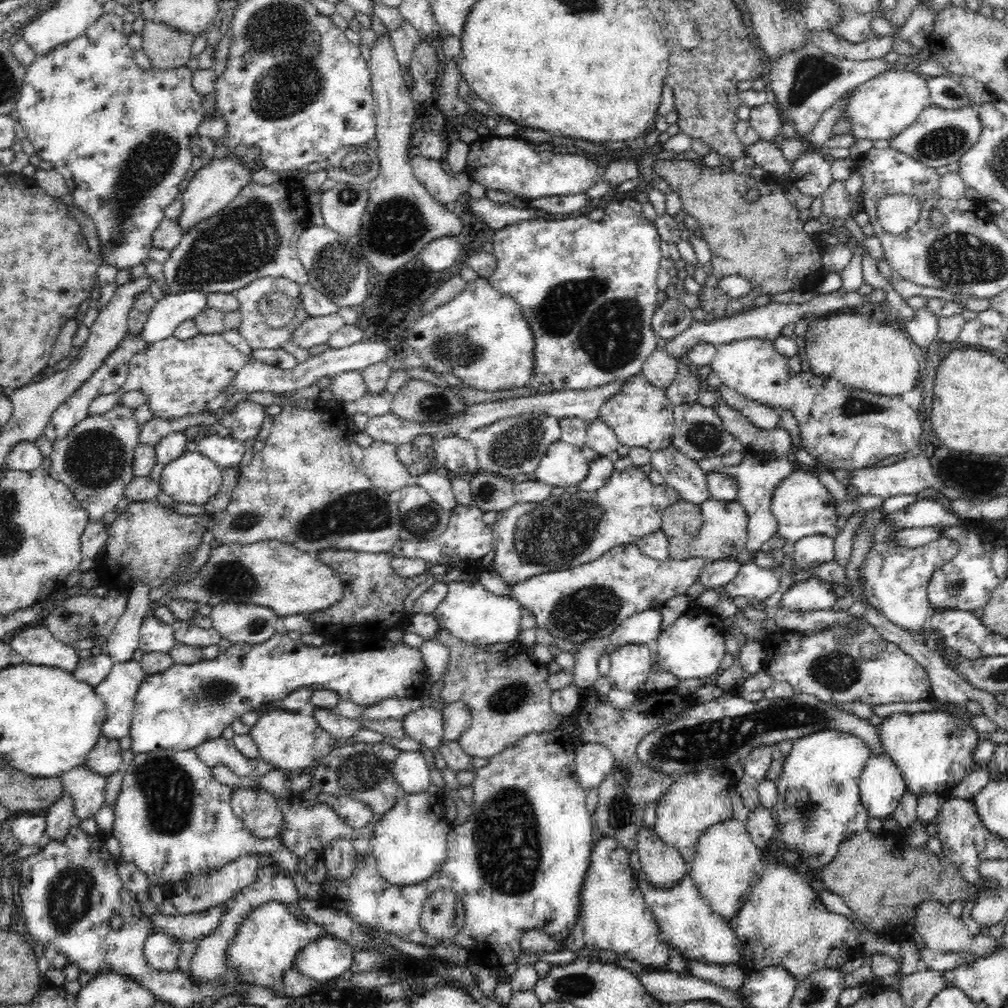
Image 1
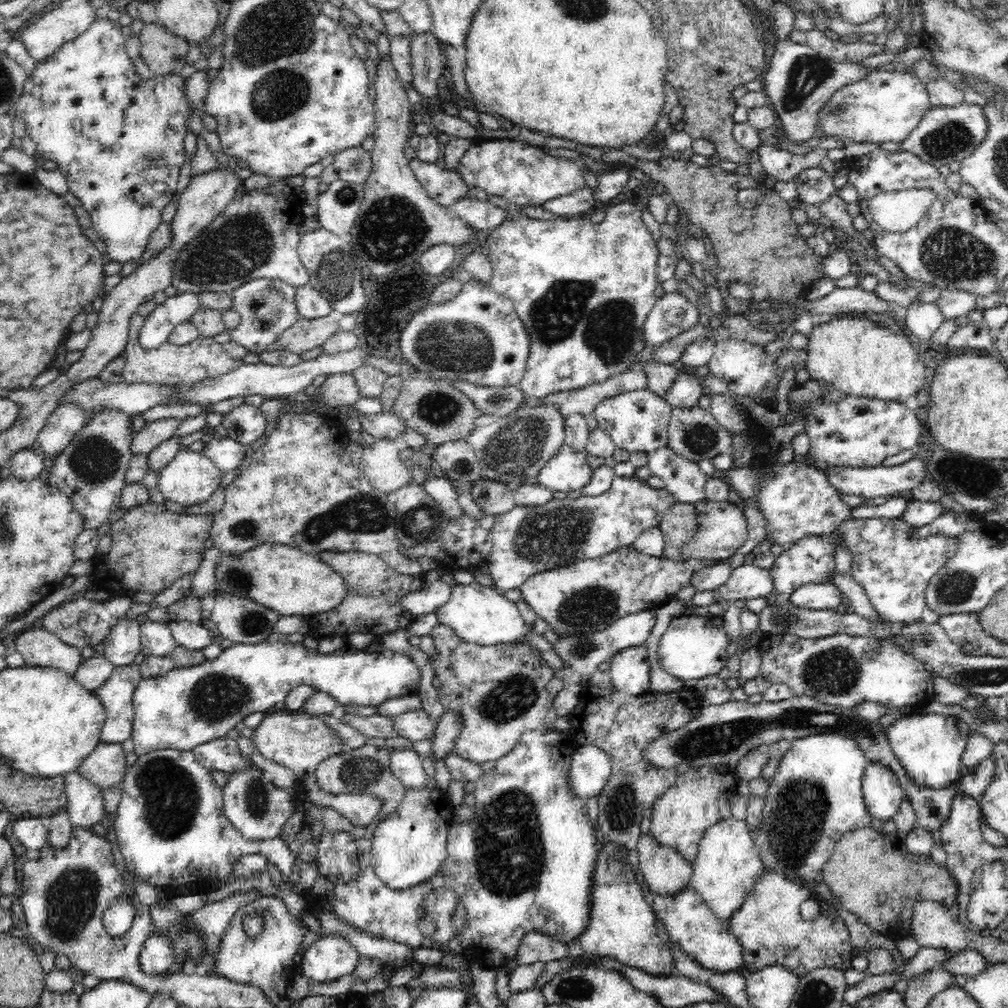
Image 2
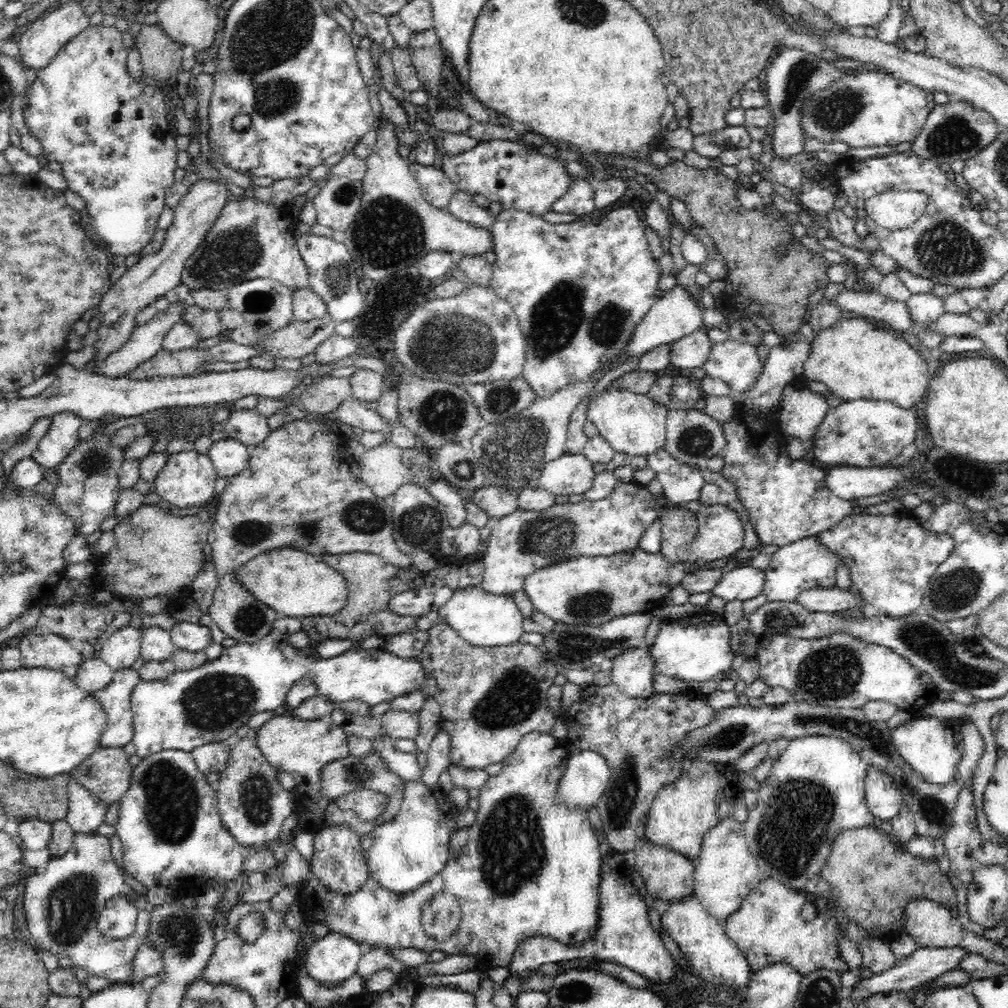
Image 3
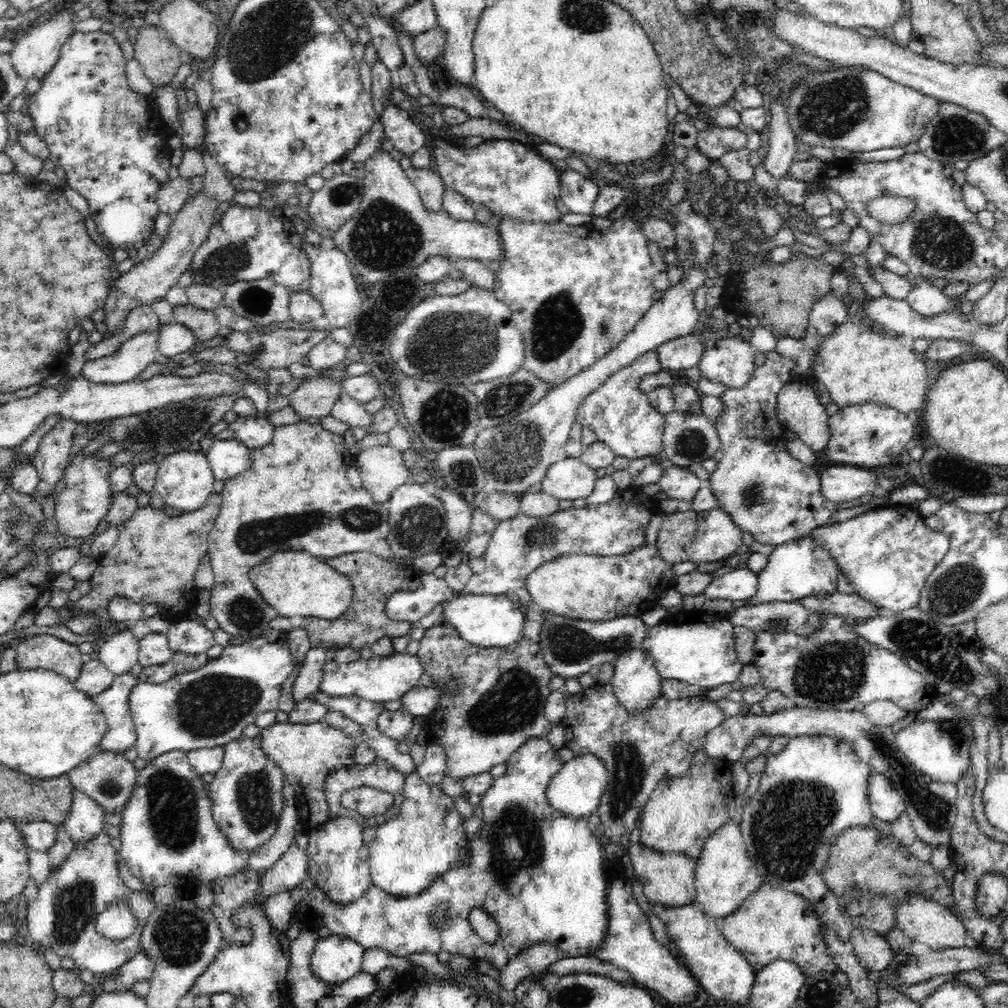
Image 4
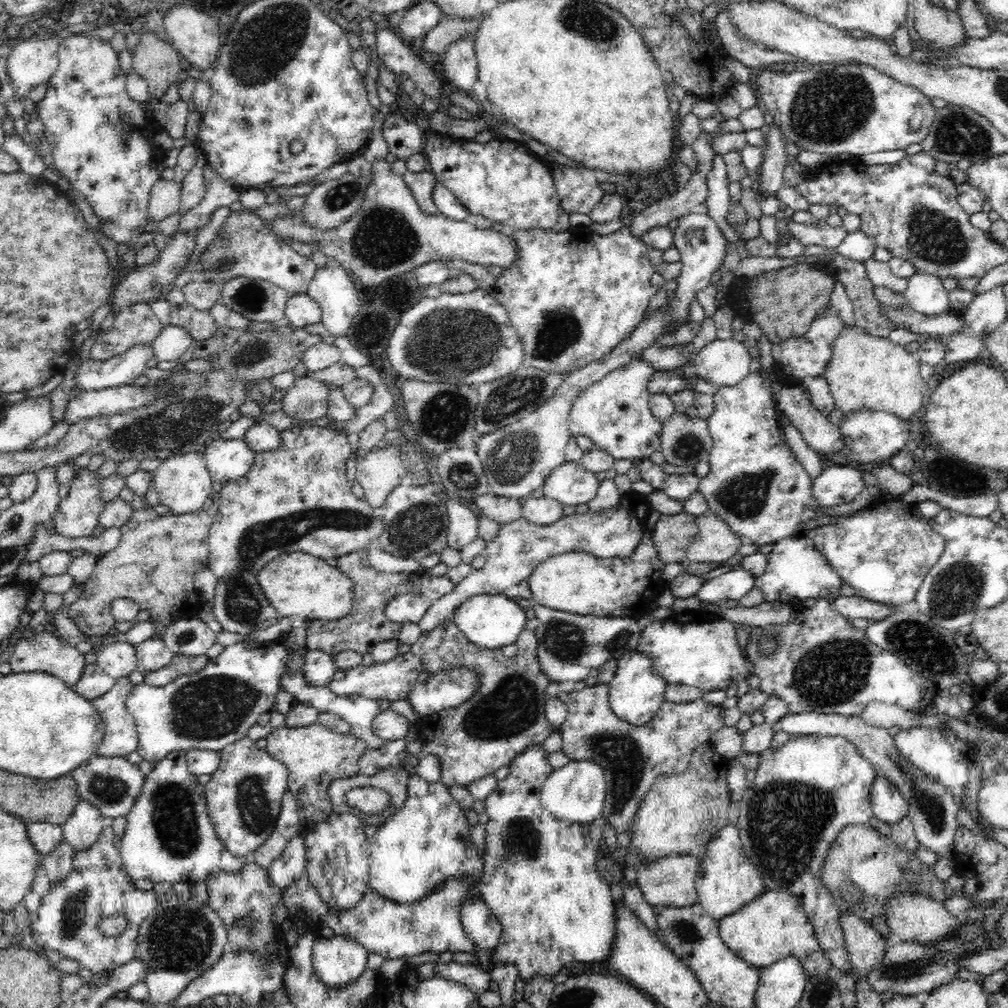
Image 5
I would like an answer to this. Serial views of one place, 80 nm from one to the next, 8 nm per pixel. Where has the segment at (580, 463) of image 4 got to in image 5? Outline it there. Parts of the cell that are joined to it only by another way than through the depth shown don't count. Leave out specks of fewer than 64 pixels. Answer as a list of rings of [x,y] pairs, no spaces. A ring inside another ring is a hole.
[[[579,461],[564,462],[547,478],[542,492],[561,505],[576,507],[592,500],[599,484],[596,474],[588,472]]]

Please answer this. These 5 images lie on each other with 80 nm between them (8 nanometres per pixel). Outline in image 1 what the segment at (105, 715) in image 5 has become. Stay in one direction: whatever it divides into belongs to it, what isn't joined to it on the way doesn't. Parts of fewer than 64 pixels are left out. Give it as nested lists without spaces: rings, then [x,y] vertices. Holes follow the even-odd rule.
[[[128,661],[112,665],[110,674],[95,689],[95,694],[101,698],[107,710],[101,735],[118,741],[129,734],[137,691],[146,678],[146,672],[139,662]]]

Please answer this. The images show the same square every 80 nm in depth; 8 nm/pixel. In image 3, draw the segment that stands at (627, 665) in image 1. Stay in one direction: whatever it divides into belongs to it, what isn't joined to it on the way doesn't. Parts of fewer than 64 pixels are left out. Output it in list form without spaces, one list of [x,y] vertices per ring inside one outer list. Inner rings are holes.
[[[647,645],[626,650],[614,658],[611,683],[628,698],[647,700],[656,694],[655,659]]]

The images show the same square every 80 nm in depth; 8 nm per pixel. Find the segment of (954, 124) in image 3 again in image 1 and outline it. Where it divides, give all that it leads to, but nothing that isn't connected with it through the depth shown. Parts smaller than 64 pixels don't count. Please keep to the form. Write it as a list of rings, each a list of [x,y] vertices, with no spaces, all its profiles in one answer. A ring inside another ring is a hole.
[[[930,105],[919,114],[912,126],[890,140],[890,147],[918,160],[926,167],[937,169],[959,161],[962,154],[966,154],[978,142],[982,130],[978,113],[972,106],[954,110]]]

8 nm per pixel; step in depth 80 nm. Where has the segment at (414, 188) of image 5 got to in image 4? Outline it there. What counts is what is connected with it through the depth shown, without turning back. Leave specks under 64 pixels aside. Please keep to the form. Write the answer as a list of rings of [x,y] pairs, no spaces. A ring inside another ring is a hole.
[[[410,166],[406,168],[406,175],[418,190],[422,203],[429,212],[443,212],[443,199],[445,191],[448,190],[442,178],[435,170],[429,167],[420,169]]]

